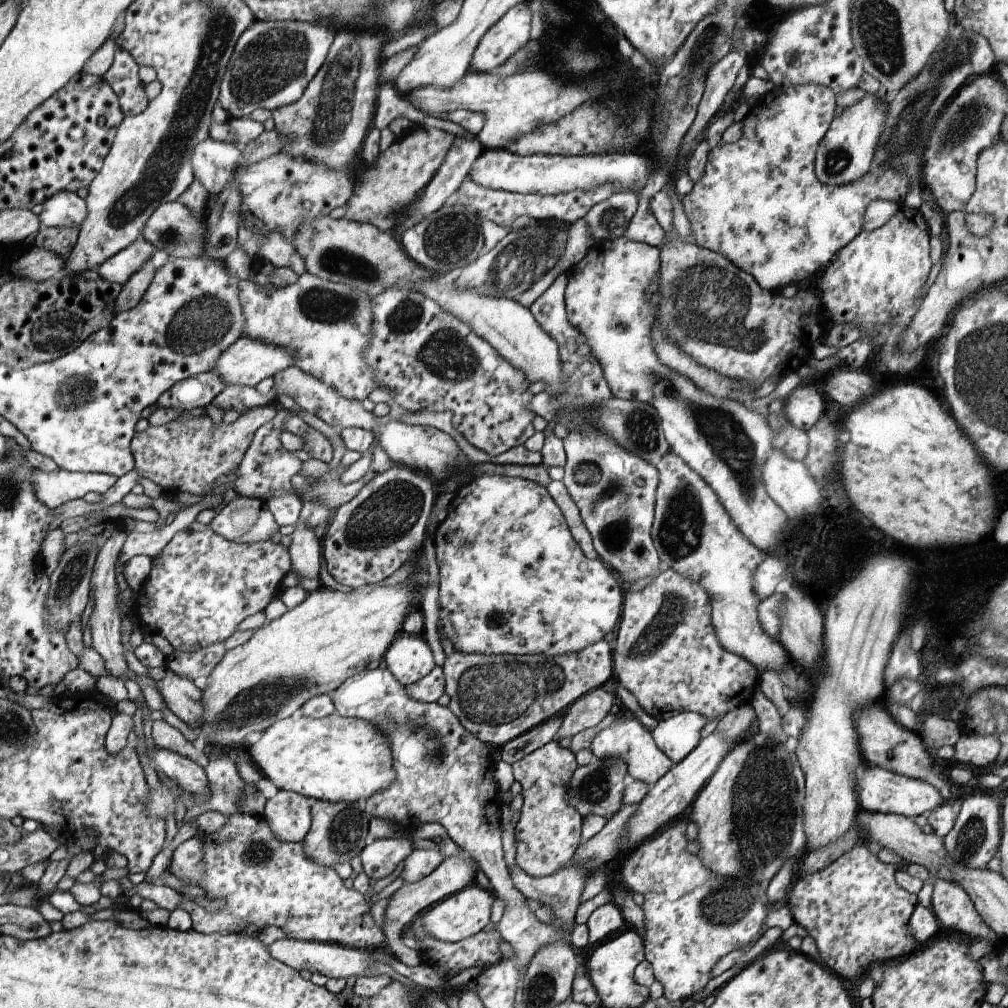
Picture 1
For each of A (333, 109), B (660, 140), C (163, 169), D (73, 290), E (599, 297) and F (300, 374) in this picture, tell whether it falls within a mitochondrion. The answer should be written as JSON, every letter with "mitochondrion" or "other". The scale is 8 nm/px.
{"A":"mitochondrion","B":"mitochondrion","C":"mitochondrion","D":"other","E":"other","F":"other"}

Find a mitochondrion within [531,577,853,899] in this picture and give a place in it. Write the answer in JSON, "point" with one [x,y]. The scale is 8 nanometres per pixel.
{"point":[763,811]}

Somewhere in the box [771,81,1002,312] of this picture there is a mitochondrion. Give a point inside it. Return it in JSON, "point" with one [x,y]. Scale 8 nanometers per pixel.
{"point":[974,112]}

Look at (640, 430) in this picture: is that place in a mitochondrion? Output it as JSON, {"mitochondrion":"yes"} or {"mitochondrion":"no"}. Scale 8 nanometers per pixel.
{"mitochondrion":"yes"}

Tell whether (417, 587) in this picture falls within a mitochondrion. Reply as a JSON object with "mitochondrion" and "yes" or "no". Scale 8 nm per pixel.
{"mitochondrion":"no"}

